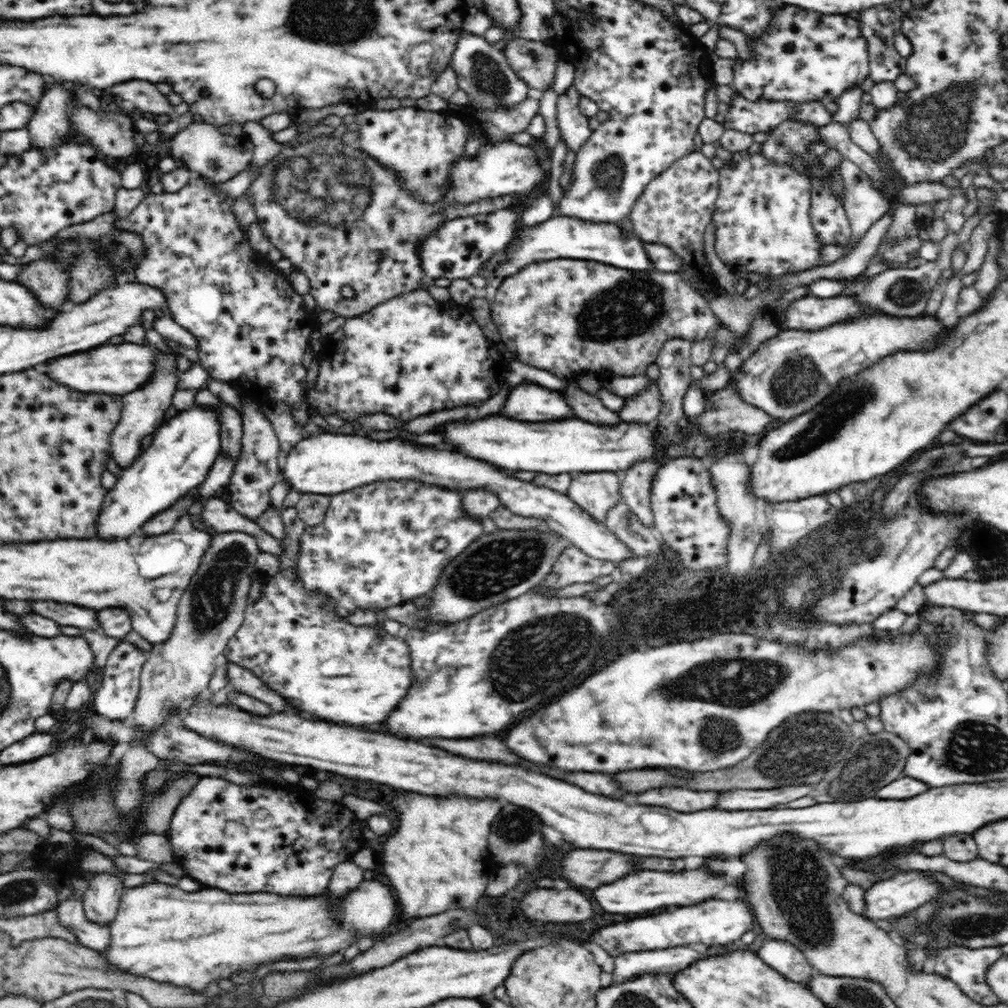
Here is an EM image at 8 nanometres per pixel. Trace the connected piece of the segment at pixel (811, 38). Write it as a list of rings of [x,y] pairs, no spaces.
[[[794,6],[776,11],[768,28],[756,40],[751,39],[754,57],[740,59],[733,66],[732,89],[750,102],[785,100],[786,102],[836,101],[844,90],[860,86],[870,74],[868,43],[856,20],[848,16],[820,16]]]

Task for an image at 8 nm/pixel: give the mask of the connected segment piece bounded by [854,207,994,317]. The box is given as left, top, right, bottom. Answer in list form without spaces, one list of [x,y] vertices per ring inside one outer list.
[[[992,207],[984,208],[981,212],[978,210],[972,217],[966,219],[960,232],[956,232],[956,234],[949,232],[940,242],[940,253],[935,261],[925,262],[915,268],[894,268],[880,272],[870,280],[870,284],[858,288],[858,292],[854,294],[855,300],[865,308],[877,308],[886,315],[894,317],[922,316],[930,294],[933,289],[937,288],[937,281],[941,278],[941,273],[945,268],[950,267],[952,251],[958,245],[968,243],[972,230],[991,211],[994,211]]]

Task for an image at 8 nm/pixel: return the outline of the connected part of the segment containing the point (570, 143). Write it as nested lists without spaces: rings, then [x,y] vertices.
[[[572,85],[557,100],[557,121],[560,129],[560,139],[566,142],[568,149],[576,153],[585,142],[591,138],[592,130],[588,127],[588,117],[579,109],[580,94]]]

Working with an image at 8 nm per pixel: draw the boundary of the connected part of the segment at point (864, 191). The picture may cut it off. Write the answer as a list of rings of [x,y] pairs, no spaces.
[[[843,158],[840,175],[844,180],[844,209],[851,224],[851,242],[857,244],[876,220],[891,212],[892,201],[872,187],[869,177],[849,159]]]

